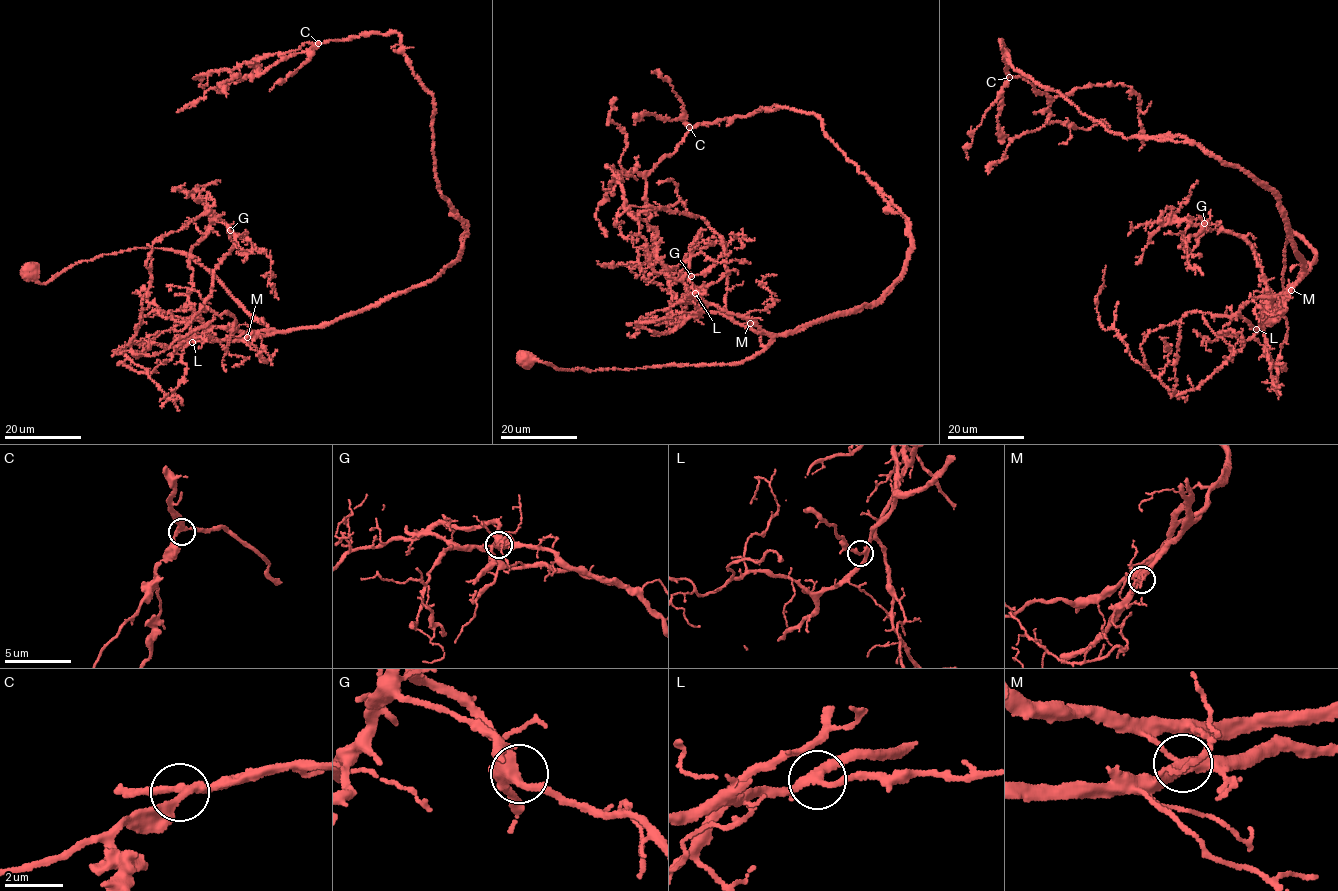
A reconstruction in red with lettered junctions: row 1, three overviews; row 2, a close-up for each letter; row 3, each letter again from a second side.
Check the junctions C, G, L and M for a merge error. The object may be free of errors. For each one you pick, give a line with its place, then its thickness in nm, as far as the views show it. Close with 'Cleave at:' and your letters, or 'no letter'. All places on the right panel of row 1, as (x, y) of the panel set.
M: place (1291, 290); calibre 300 nm
Cleave at: M

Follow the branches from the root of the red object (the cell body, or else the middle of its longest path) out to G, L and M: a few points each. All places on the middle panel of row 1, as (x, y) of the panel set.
G: (522, 360), (594, 371), (724, 364), (768, 345), (767, 334), (719, 313), (693, 316), (701, 290), (691, 276)
L: (522, 360), (594, 371), (724, 364), (749, 360), (769, 343), (769, 334), (695, 293)
M: (522, 360), (594, 371), (731, 363), (752, 358), (771, 340), (750, 323)

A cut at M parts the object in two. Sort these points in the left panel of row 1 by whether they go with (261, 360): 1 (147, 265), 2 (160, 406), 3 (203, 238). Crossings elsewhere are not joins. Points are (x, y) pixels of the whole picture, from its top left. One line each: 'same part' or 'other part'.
1: same part
2: same part
3: same part

